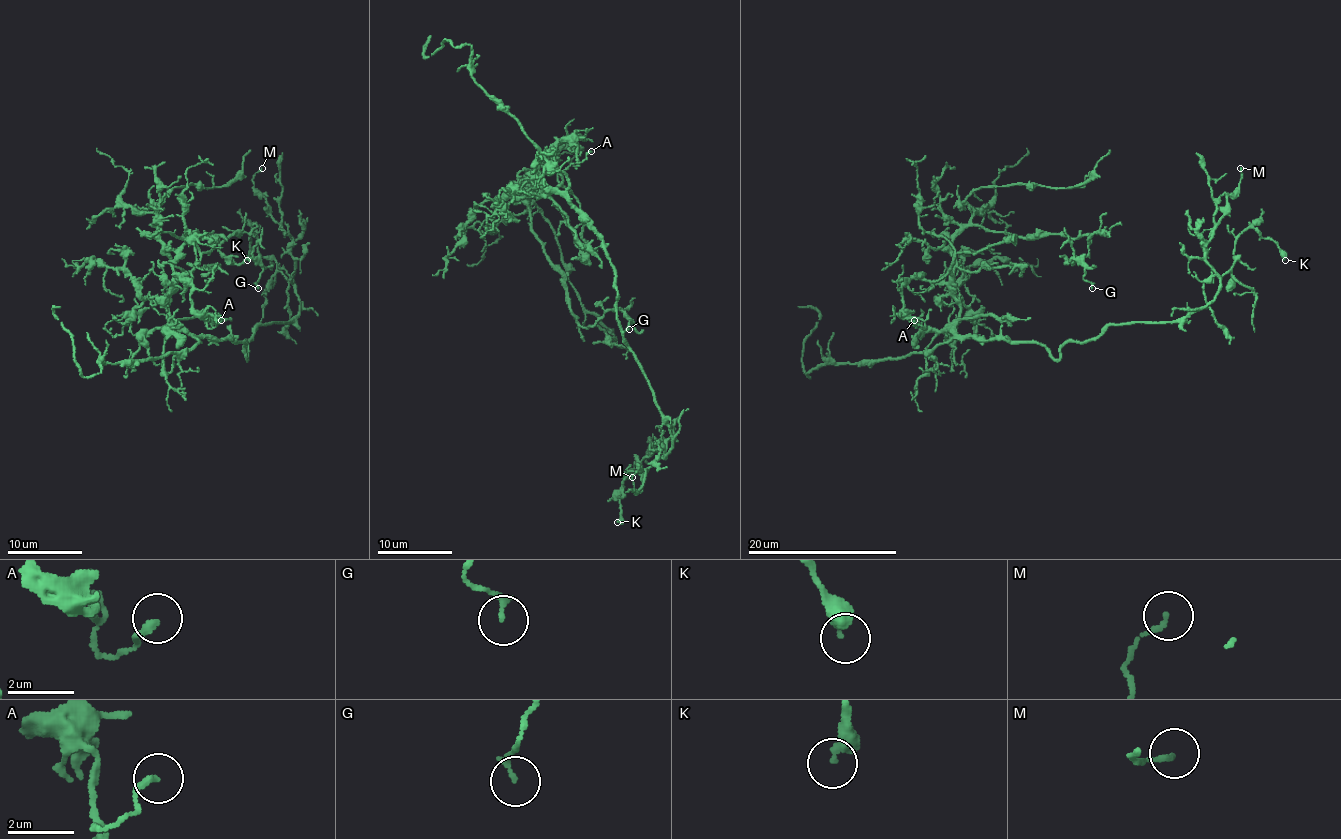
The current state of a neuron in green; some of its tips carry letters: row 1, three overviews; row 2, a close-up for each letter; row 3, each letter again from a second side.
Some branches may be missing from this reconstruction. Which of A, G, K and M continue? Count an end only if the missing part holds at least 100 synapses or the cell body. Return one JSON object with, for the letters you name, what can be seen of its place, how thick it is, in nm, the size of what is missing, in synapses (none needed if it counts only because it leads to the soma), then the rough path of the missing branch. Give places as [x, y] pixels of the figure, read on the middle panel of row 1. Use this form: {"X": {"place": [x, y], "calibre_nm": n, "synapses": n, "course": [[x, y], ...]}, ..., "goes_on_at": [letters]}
{"goes_on_at": []}

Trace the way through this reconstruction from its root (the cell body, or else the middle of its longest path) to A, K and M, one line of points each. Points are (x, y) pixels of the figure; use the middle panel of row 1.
A: (602, 235), (563, 196), (539, 198), (561, 183), (552, 161), (561, 140), (576, 147), (578, 162), (591, 151)
K: (602, 235), (614, 269), (617, 325), (672, 438), (672, 449), (645, 472), (629, 472), (617, 522)
M: (602, 235), (614, 269), (617, 325), (672, 438), (664, 457), (662, 442), (623, 479), (632, 477)

